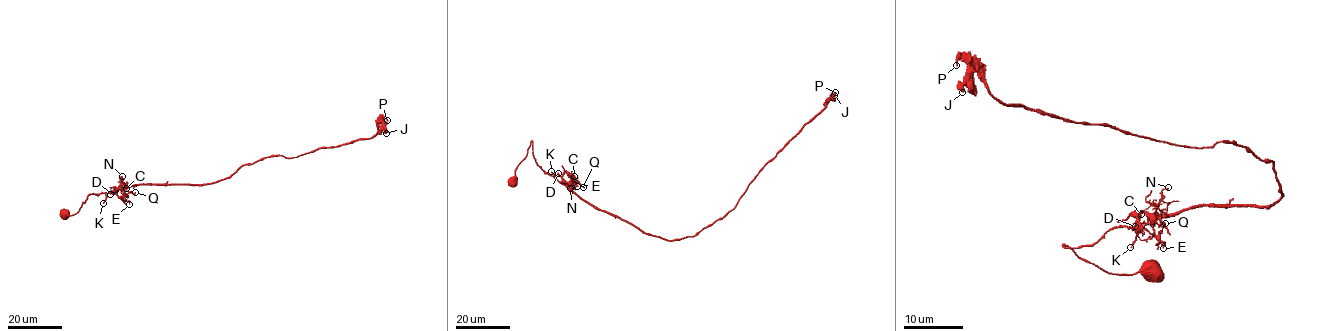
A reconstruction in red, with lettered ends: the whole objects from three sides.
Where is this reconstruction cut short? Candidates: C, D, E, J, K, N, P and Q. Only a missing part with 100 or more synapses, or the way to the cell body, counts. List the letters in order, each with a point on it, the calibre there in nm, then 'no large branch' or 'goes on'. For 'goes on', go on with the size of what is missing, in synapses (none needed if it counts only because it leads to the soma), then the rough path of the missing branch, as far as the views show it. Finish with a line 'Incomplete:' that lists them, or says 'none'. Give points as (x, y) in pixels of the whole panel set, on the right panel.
C: (1141, 214) | 200 nm | no large branch
D: (1135, 226) | 190 nm | no large branch
E: (1163, 248) | 170 nm | no large branch
J: (962, 92) | 550 nm | no large branch
K: (1130, 247) | 160 nm | no large branch
N: (1168, 187) | 140 nm | no large branch
P: (956, 65) | 220 nm | no large branch
Q: (1165, 223) | 110 nm | no large branch
Incomplete: none

